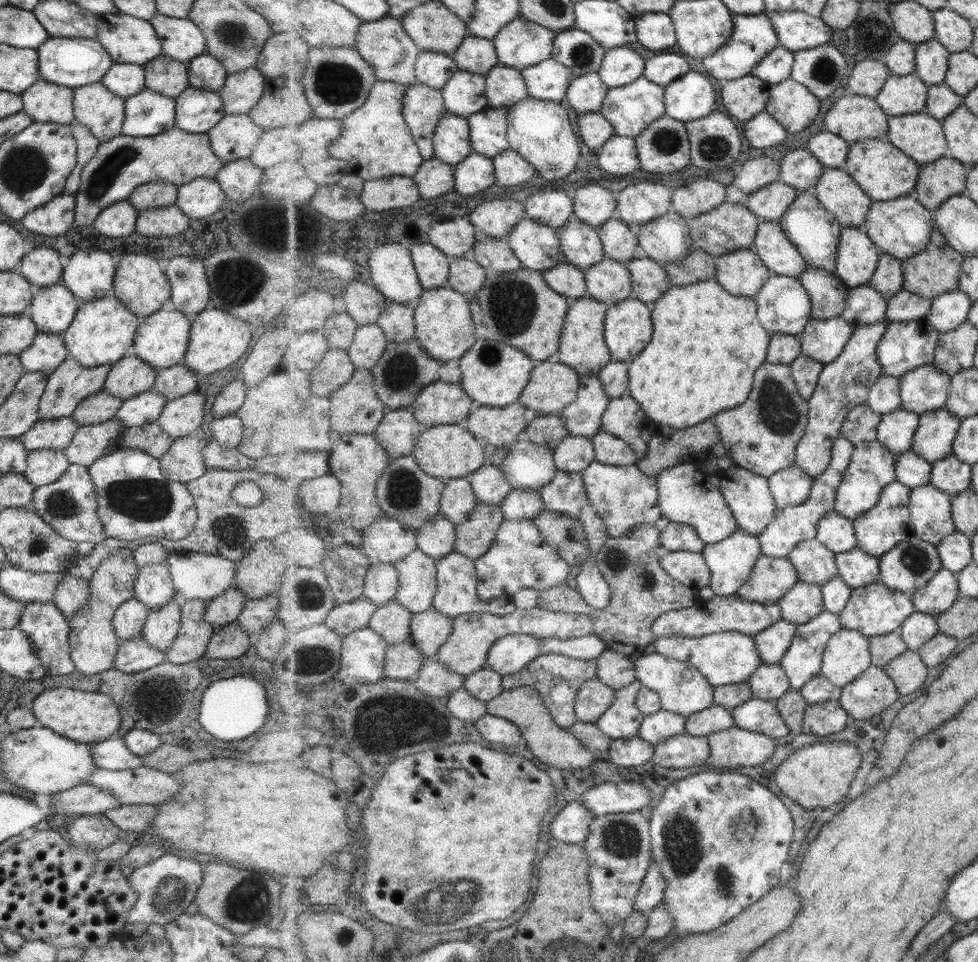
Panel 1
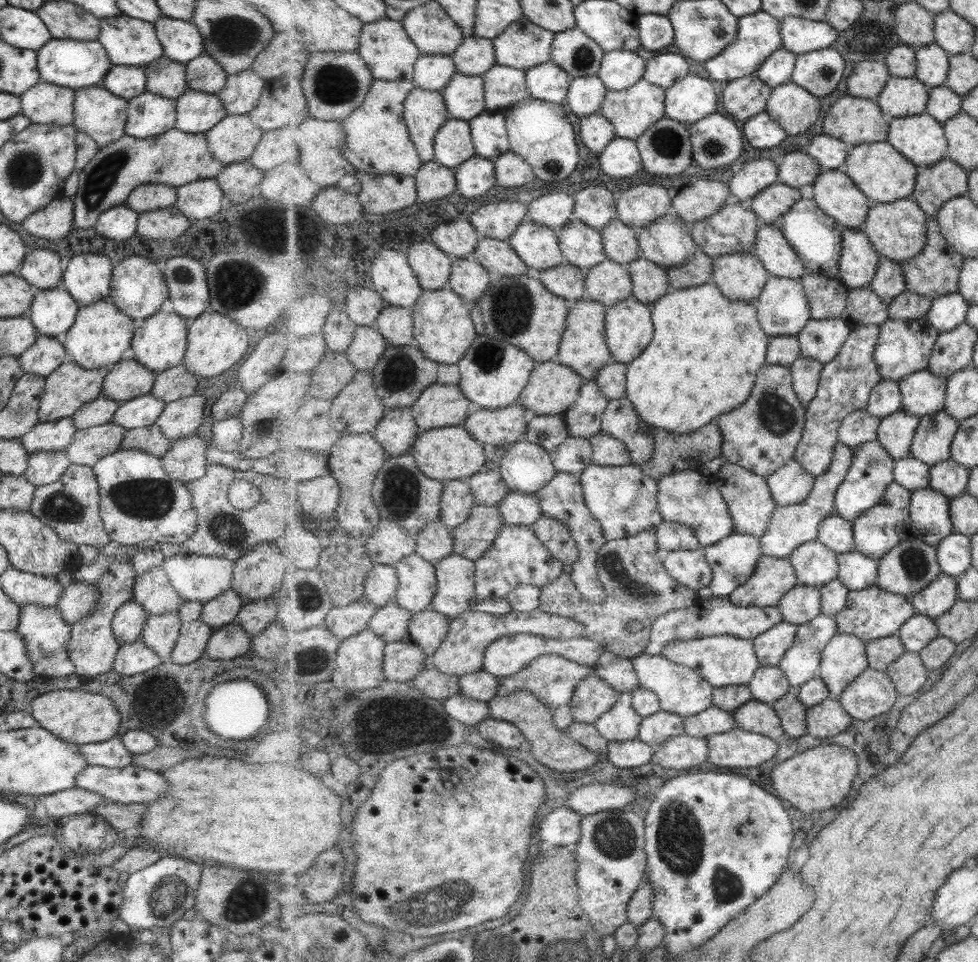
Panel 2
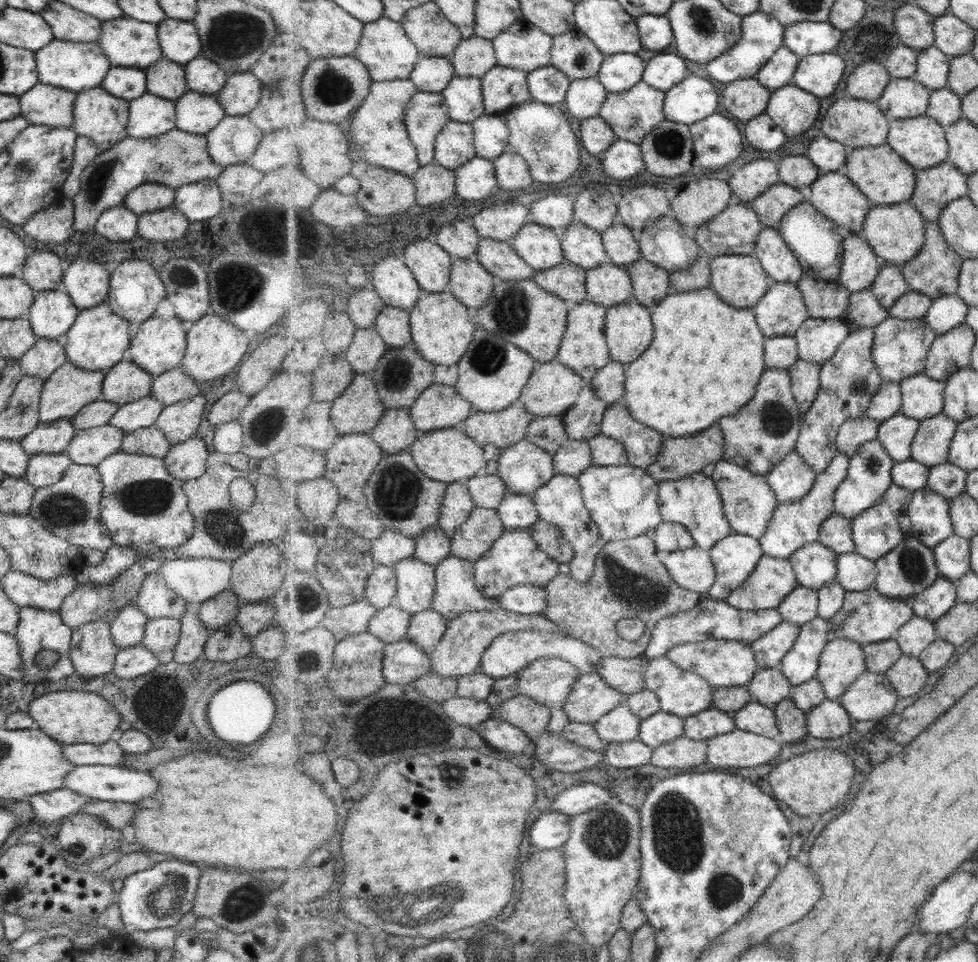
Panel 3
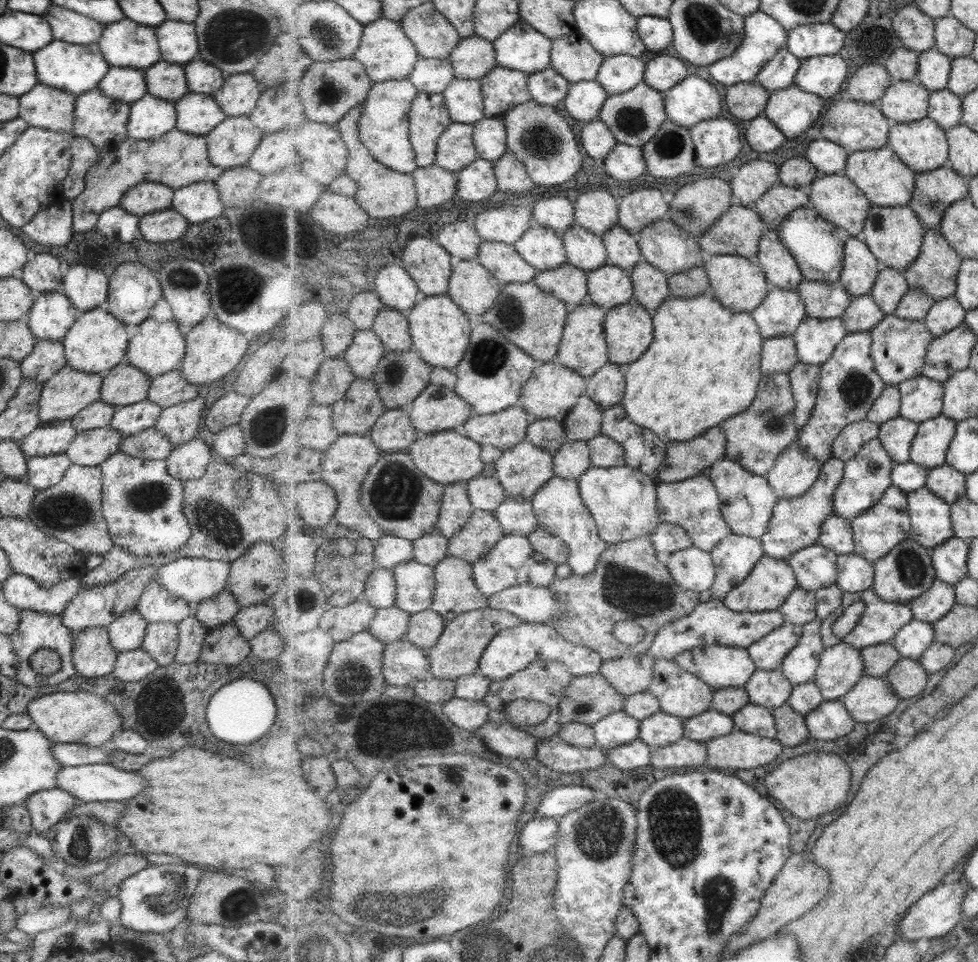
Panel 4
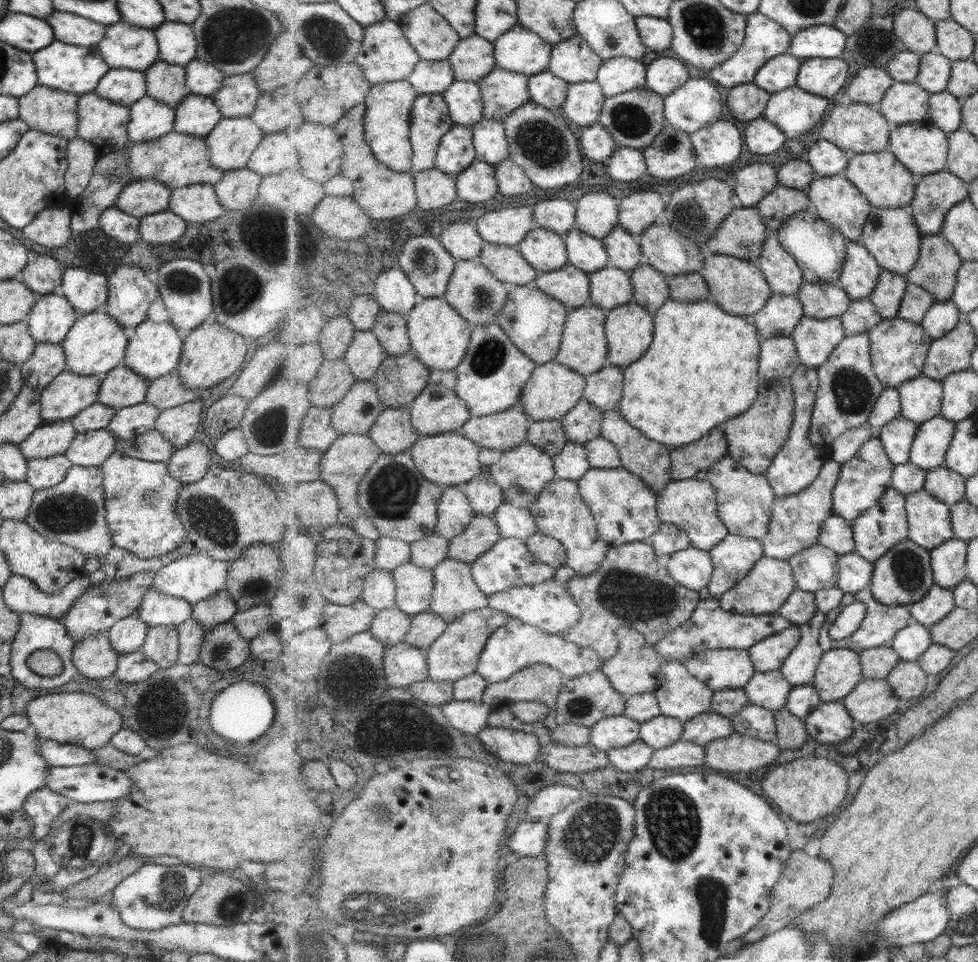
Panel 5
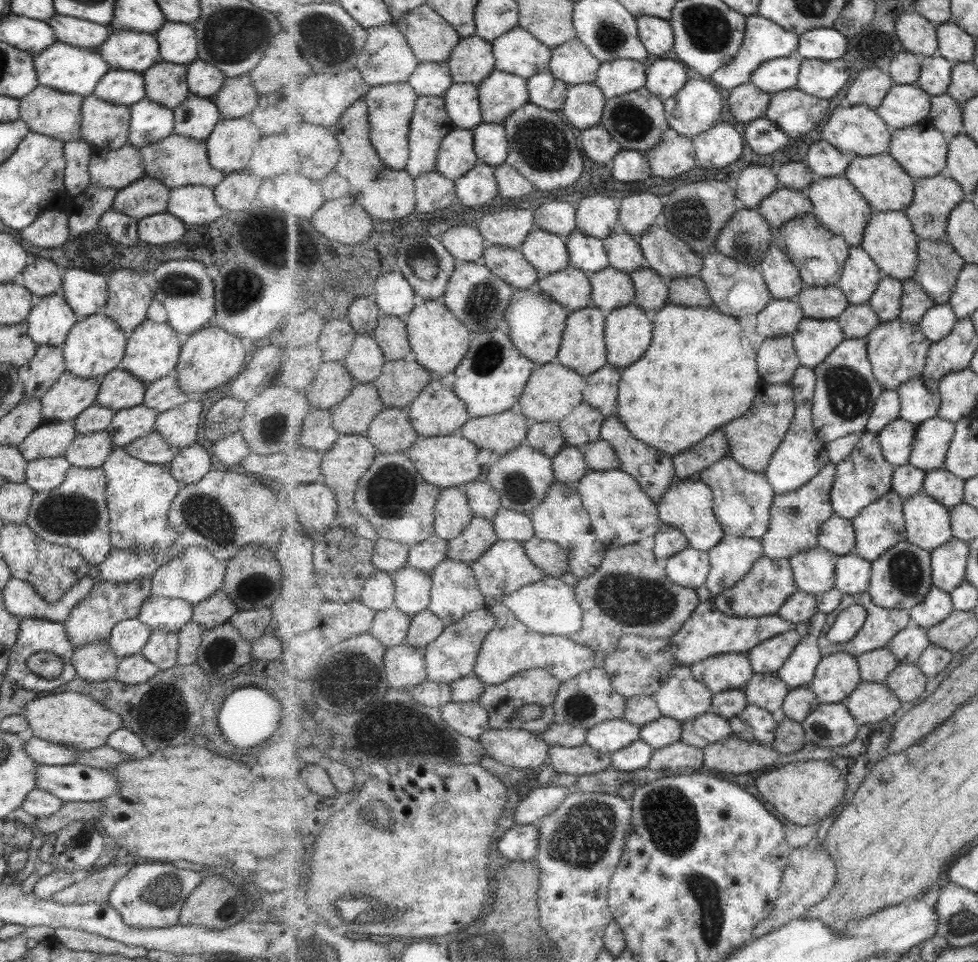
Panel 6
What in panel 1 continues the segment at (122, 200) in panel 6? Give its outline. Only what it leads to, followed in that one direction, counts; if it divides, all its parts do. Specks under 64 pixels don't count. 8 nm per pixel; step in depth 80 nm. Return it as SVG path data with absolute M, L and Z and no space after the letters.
M161 182L140 184L133 189L127 200L138 212L166 207L175 204L177 189L174 184Z

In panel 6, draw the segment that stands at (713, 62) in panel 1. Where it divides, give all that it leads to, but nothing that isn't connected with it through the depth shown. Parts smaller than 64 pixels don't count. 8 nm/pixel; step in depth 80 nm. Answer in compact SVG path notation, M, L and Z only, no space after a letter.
M760 13L748 16L745 41L741 45L737 56L710 78L713 79L714 83L721 86L725 93L728 93L742 84L749 83L752 79L752 74L761 64L776 58L789 57L794 54L799 55L799 47L800 36L795 32L789 32L788 29L783 28L776 21L771 20L769 17L761 16Z

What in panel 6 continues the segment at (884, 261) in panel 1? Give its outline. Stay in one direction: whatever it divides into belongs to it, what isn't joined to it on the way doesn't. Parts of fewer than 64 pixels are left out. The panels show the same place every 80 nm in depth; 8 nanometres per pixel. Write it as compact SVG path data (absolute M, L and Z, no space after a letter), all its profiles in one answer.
M883 276L869 303L880 316L883 323L893 322L899 318L902 307L904 284L891 276Z

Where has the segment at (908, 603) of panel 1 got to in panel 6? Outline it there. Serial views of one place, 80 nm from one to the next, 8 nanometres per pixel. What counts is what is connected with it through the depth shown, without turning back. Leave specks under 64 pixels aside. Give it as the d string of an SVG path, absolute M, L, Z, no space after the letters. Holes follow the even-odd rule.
M869 591L858 595L846 594L843 597L841 604L833 612L828 614L828 623L825 625L823 634L820 636L820 650L824 656L829 656L830 654L839 652L847 652L858 657L860 654L865 652L886 648L892 642L892 638L900 630L903 630L911 625L913 625L913 620L911 612L908 609L883 608L881 605L875 604L872 601L872 596L869 594ZM852 604L864 604L866 606L868 609L867 620L865 621L863 628L853 637L853 640L842 644L834 644L828 639L827 634L829 630L831 630L831 627L835 624L839 614Z

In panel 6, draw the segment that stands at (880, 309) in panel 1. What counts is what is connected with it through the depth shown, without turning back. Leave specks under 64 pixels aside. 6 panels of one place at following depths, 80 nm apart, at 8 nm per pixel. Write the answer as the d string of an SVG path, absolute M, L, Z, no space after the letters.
M869 302L850 304L844 314L837 319L849 340L866 338L876 326L882 323L876 309Z

